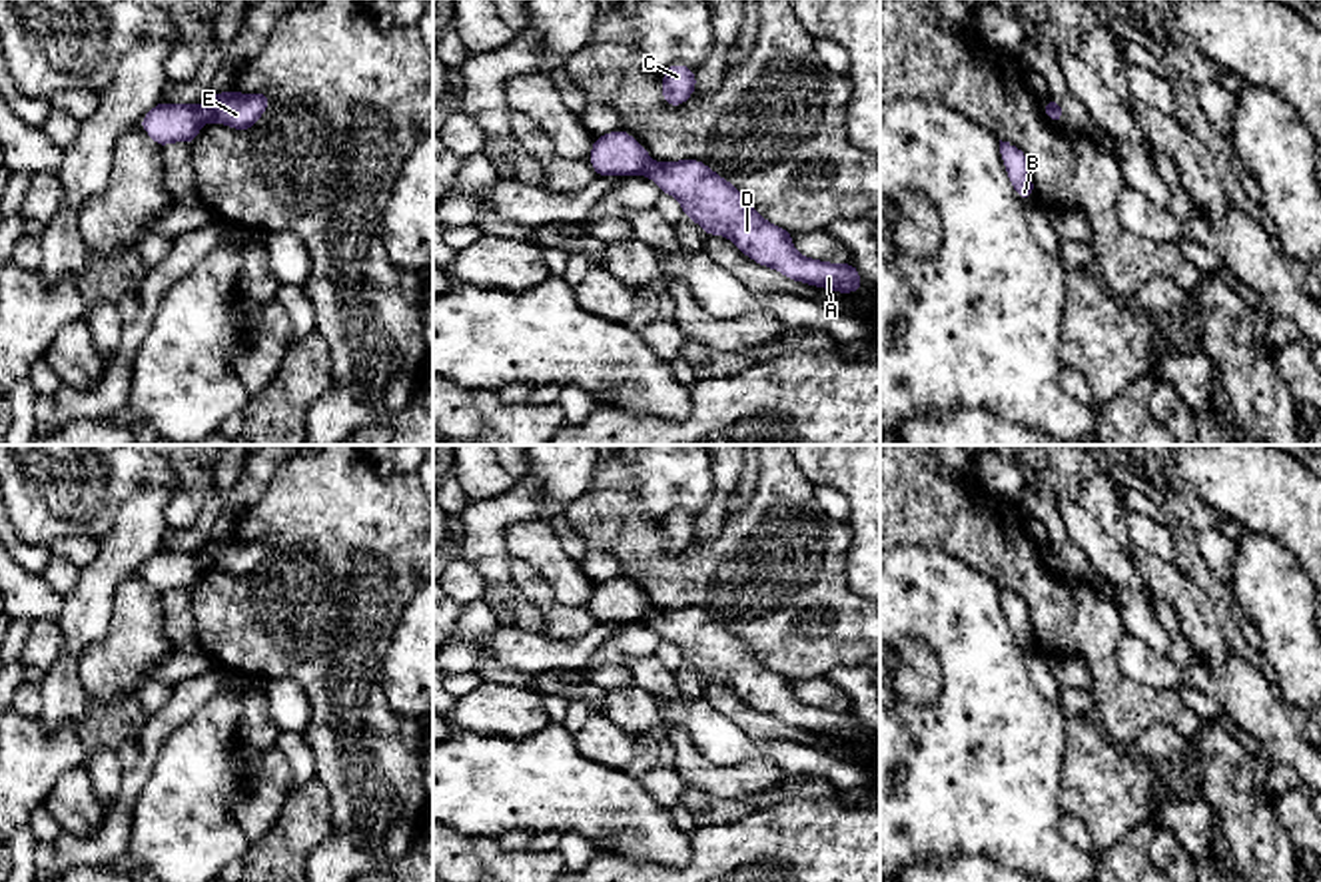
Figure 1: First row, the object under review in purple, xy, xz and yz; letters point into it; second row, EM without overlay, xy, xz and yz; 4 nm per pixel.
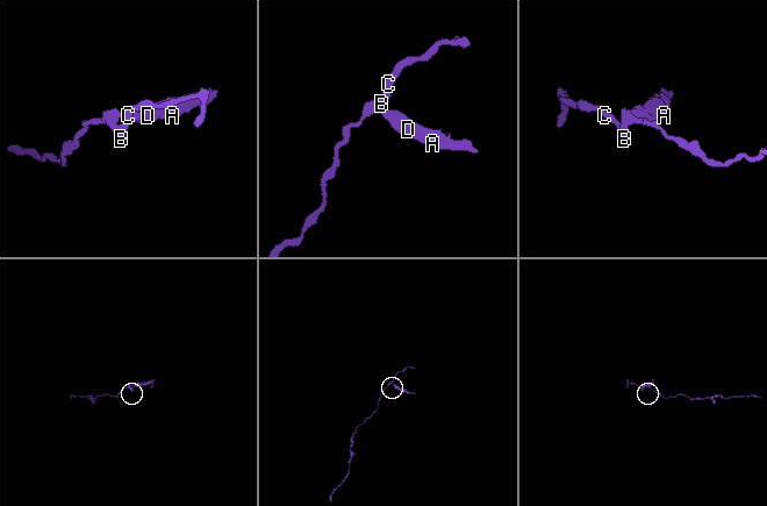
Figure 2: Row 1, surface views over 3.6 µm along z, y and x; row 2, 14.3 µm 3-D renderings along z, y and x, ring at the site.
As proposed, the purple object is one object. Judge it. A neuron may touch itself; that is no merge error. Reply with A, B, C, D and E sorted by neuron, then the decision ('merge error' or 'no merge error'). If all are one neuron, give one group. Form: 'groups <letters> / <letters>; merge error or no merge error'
groups A D E / B C; merge error

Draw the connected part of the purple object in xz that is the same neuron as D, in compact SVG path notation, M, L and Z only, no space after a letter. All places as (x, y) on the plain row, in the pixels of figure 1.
M678 607L653 611L651 627L662 641L682 651L682 662L696 668L704 682L728 684L746 704L784 720L792 728L838 740L860 738L862 726L852 710L810 706L792 694L792 678L766 668L722 623L704 609Z

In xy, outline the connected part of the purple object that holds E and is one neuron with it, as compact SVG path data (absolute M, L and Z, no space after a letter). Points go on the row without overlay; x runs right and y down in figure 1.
M235 537L212 541L204 549L206 569L225 571L237 579L249 577L269 553L265 539L239 541Z

